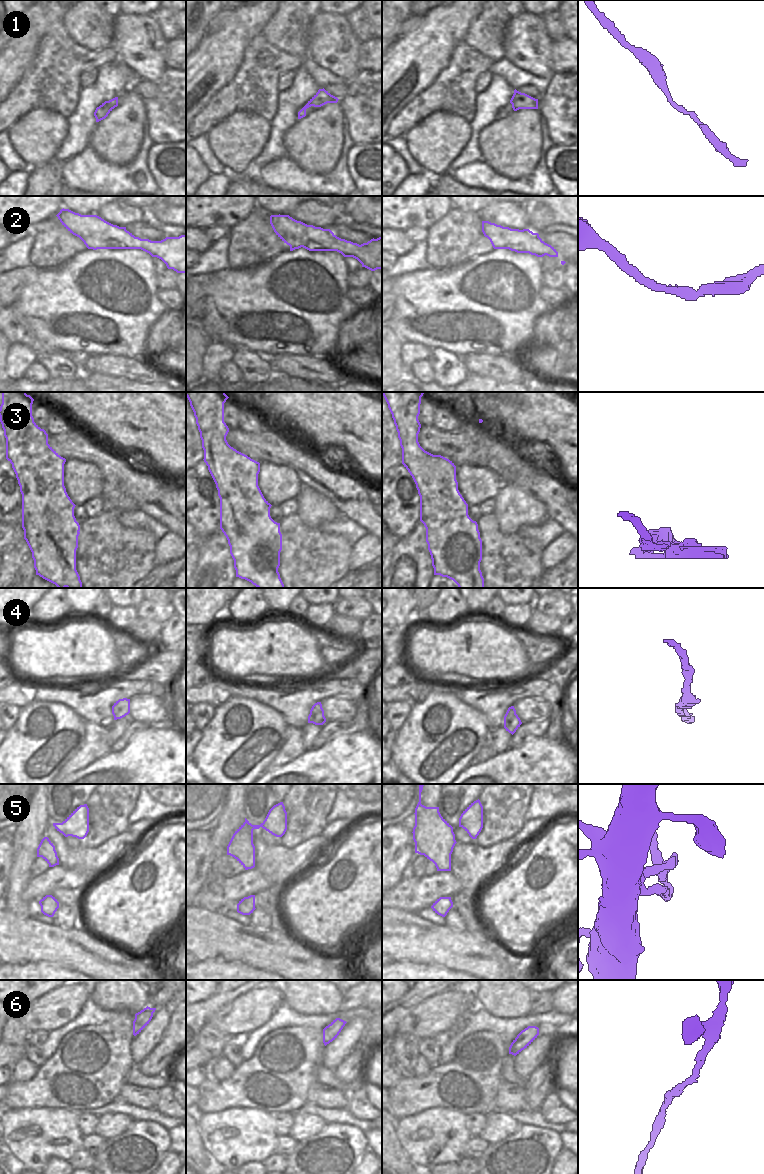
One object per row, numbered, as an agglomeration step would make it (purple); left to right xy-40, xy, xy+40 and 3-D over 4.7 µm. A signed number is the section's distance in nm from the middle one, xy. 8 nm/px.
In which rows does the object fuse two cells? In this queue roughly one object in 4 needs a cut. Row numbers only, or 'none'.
1, 3

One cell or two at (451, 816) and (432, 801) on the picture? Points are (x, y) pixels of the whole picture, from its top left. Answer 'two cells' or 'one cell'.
two cells

